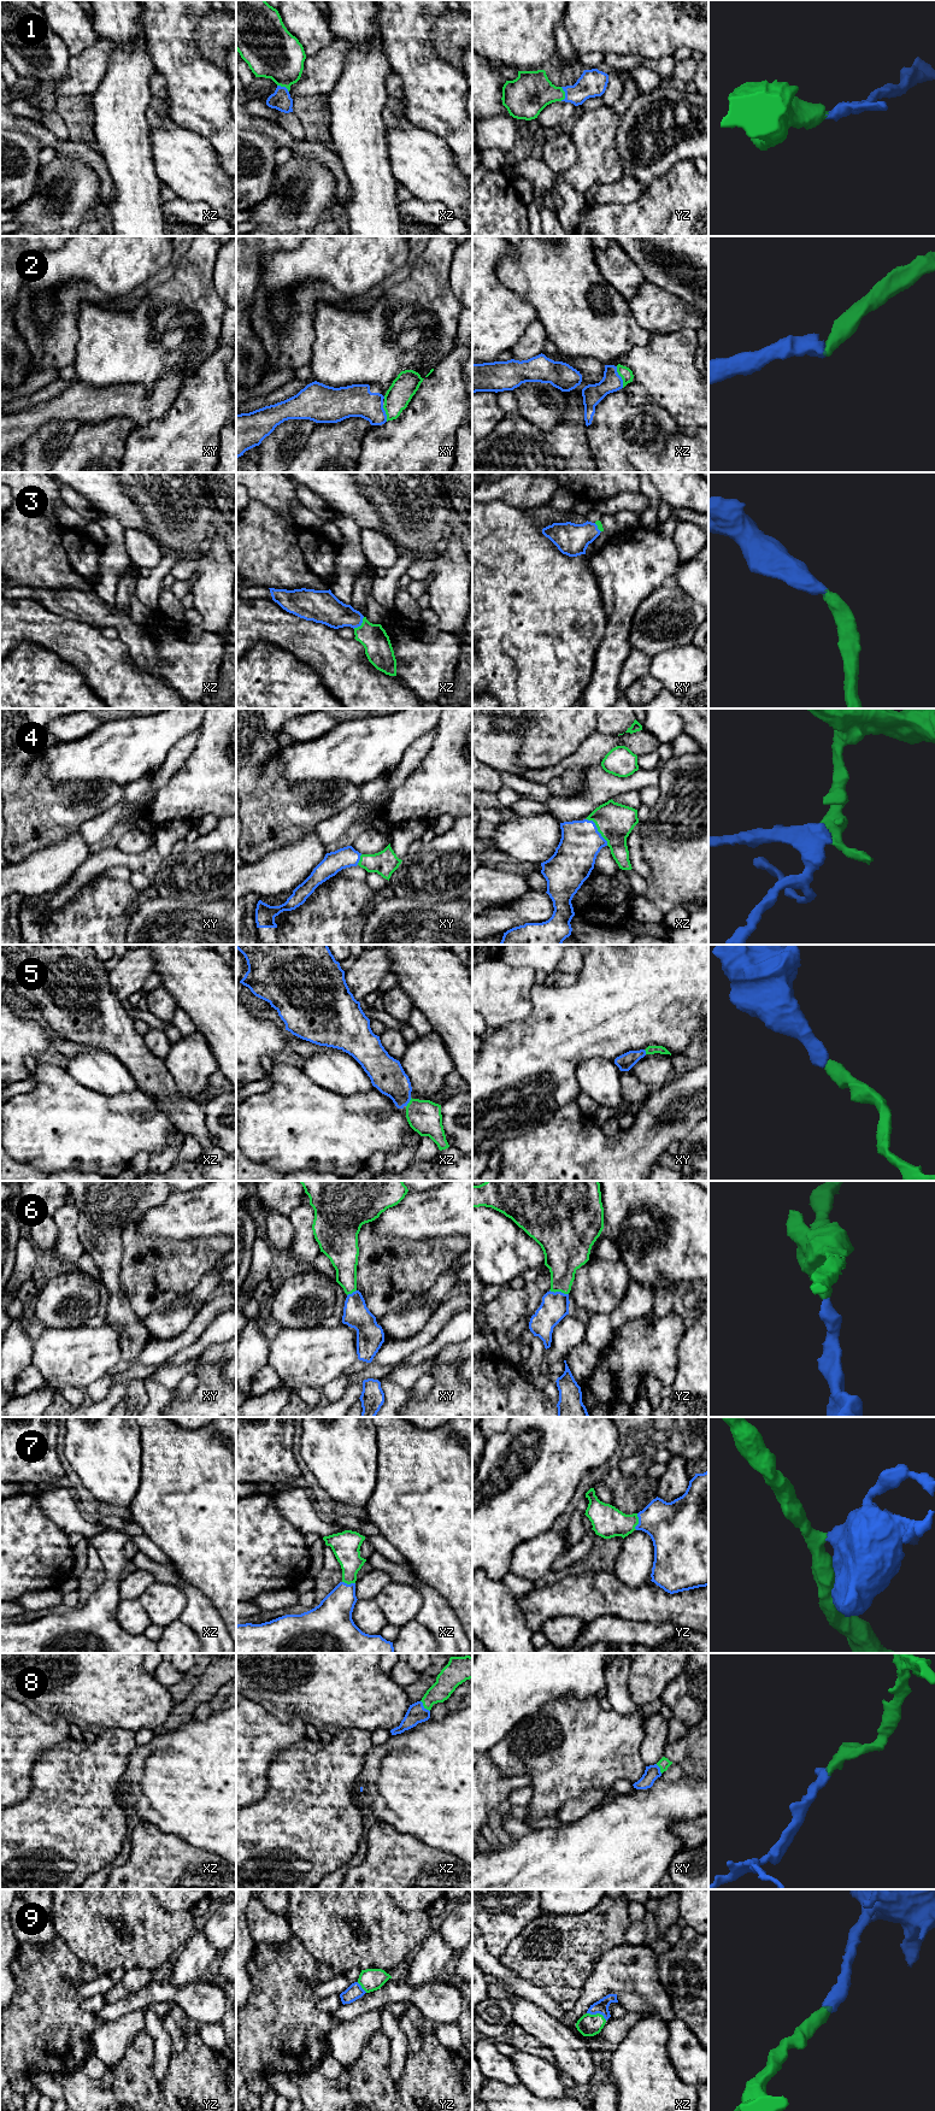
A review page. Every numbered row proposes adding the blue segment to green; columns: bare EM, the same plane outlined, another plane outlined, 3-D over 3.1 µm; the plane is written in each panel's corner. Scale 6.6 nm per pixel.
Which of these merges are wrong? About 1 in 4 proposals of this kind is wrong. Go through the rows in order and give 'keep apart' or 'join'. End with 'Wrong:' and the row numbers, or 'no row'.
1: join
2: join
3: join
4: join
5: join
6: join
7: join
8: join
9: join
Wrong: no row

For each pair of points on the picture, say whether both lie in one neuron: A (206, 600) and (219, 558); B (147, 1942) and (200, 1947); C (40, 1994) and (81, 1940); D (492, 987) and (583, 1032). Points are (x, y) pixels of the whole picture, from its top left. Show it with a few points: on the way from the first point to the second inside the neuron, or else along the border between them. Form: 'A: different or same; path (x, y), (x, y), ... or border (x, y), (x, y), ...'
A: same; path (212, 589), (212, 576), (216, 569)
B: different; border (194, 1932), (183, 1944)
C: different; border (59, 1935), (78, 1958), (95, 1968)
D: different; border (535, 983), (533, 1011), (509, 1023)

